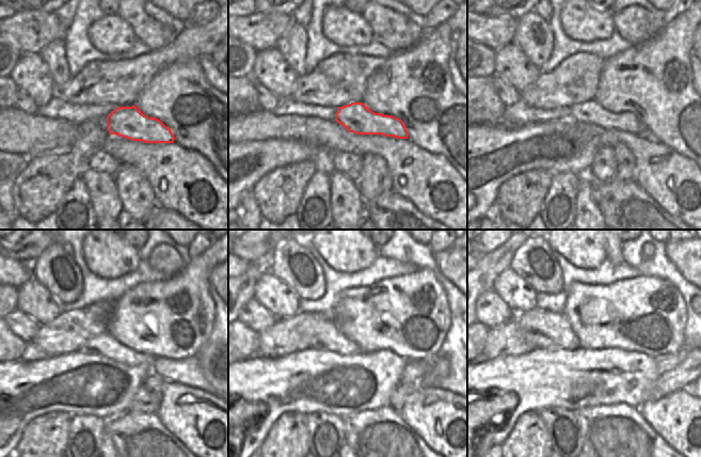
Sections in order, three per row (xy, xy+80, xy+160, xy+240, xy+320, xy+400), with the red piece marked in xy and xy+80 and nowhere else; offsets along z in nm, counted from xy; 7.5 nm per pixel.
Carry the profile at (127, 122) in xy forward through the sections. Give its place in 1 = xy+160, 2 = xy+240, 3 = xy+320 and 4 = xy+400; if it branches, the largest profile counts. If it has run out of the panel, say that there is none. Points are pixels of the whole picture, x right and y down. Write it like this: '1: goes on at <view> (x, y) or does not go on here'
1: goes on at xy+160 (590, 112)
2: goes on at xy+240 (105, 345)
3: goes on at xy+320 (327, 335)
4: goes on at xy+400 (540, 328)

